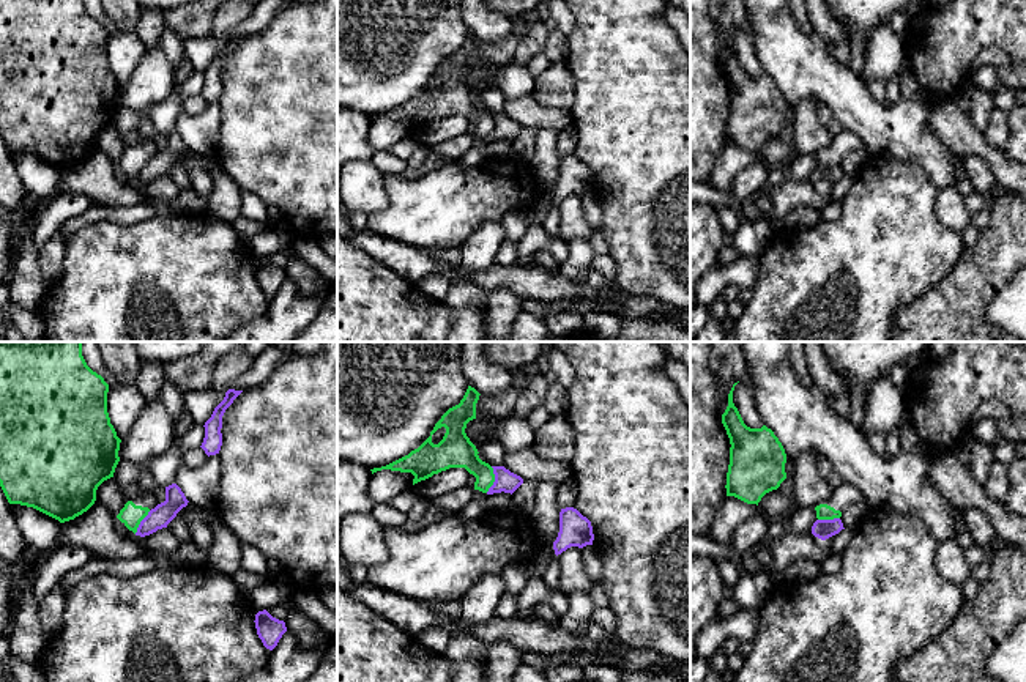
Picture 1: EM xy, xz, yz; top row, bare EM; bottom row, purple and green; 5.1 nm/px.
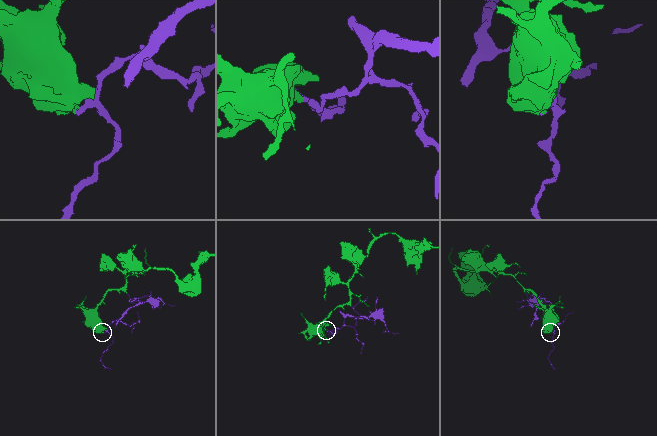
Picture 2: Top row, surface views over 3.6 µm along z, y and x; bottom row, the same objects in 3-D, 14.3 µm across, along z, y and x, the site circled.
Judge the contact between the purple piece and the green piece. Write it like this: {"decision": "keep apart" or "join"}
{"decision": "keep apart"}

